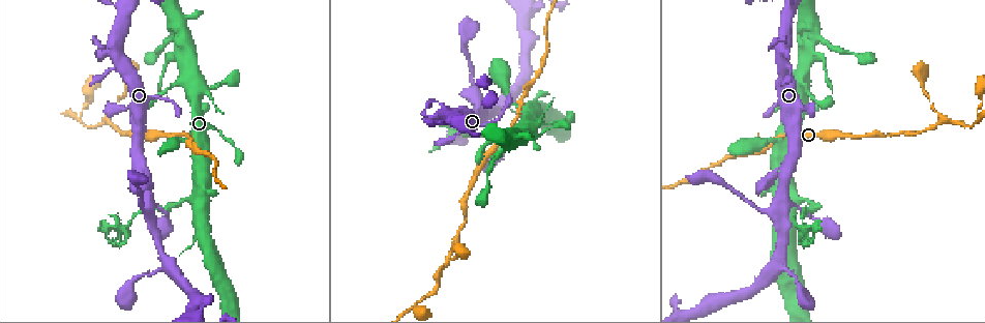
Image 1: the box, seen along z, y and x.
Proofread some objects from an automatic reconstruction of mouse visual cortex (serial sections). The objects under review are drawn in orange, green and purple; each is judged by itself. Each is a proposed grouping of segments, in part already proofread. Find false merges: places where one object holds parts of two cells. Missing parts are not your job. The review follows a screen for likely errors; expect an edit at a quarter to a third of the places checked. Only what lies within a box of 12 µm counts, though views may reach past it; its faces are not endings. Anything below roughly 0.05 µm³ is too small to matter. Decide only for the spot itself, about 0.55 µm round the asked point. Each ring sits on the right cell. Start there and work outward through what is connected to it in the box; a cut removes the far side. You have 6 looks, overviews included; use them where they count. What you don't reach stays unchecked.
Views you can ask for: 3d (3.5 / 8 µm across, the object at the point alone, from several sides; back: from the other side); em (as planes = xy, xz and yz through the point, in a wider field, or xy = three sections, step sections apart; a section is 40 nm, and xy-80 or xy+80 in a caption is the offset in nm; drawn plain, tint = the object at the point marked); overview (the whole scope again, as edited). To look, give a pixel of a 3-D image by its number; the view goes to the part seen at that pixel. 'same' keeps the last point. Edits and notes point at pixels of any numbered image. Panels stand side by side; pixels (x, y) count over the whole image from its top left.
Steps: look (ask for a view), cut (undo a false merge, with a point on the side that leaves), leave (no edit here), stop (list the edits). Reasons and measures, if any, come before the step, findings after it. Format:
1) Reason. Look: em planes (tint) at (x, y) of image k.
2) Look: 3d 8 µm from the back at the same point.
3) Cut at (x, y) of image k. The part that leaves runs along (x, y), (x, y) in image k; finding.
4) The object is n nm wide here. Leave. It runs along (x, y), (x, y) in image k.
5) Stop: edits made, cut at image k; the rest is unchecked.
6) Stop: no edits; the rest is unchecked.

Narrows sharply. Look: 3d 8 µm at (179, 205) of image 1.

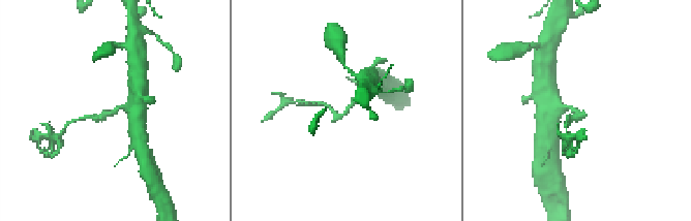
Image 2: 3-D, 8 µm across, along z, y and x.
Look: em xy step 3 (tint) at (573, 109) of image 2.

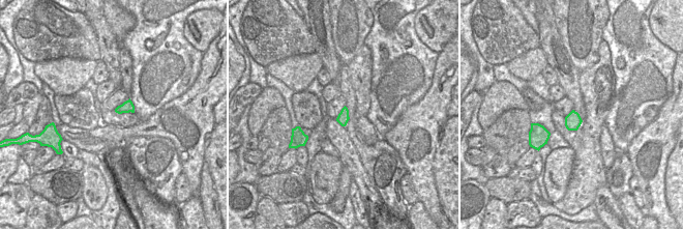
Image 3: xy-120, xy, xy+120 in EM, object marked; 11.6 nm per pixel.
The arms are 150, 400 nm wide. Cut at (106, 113) of image 2. The part that leaves runs along (120, 107), (102, 118), (87, 118) in image 2; a second cell is stuck on.

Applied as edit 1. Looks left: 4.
Look: overview.

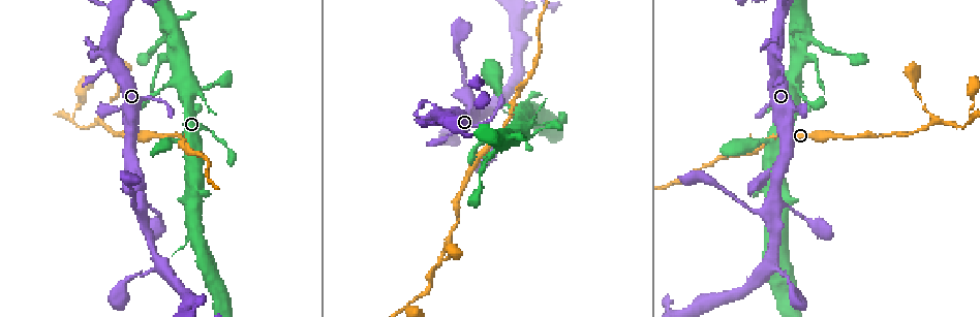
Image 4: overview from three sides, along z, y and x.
Thick turns thin. Look: em xy step 2 (tint) at (751, 209) of image 4.

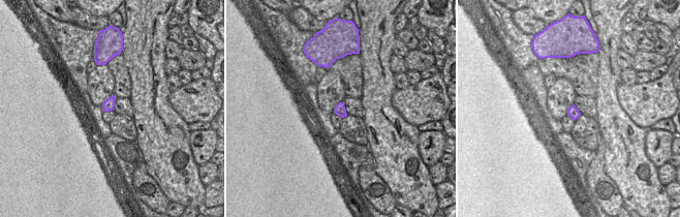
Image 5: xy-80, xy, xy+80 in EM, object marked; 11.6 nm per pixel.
Look: 3d 3.5 µm at the same point.

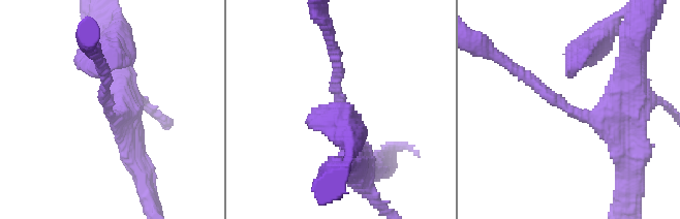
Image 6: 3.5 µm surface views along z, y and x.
The arms are 150, 400 nm wide. Leave. It runs along (630, 96), (575, 115), (527, 76) in image 6; continuous, no second cell.

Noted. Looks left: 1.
Stop: edits made, cut at image 2; the rest is unchecked.

